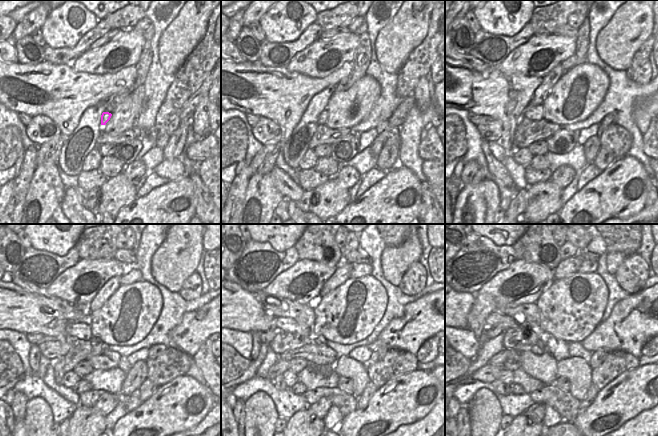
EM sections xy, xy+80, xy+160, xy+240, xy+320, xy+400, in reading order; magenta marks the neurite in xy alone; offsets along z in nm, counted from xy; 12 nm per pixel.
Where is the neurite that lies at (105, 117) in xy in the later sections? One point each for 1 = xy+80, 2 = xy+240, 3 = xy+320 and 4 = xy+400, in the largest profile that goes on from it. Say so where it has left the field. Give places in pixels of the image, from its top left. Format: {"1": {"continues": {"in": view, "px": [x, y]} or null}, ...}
{"1": {"continues": {"in": "xy+80", "px": [323, 116]}}, "2": {"continues": {"in": "xy+240", "px": [83, 331]}}, "3": {"continues": {"in": "xy+320", "px": [285, 324]}}, "4": {"continues": {"in": "xy+400", "px": [494, 318]}}}

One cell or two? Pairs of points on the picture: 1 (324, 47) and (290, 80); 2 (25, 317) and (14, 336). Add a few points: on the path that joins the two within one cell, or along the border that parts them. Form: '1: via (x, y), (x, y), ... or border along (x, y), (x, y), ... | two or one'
1: border along (286, 66), (291, 71), (321, 77) | two
2: border along (10, 328), (26, 334) | two

